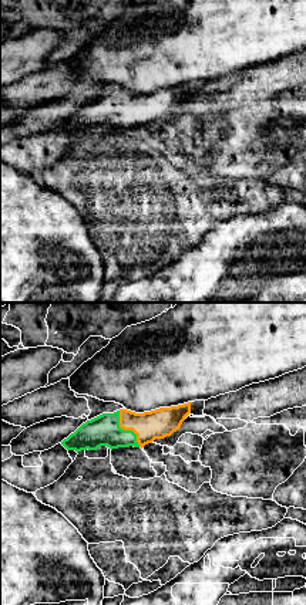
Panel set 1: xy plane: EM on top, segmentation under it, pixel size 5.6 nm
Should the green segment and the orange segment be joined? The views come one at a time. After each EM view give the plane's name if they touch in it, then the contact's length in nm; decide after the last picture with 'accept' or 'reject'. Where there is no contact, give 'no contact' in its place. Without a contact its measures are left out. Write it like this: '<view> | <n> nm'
xy | 240 nm

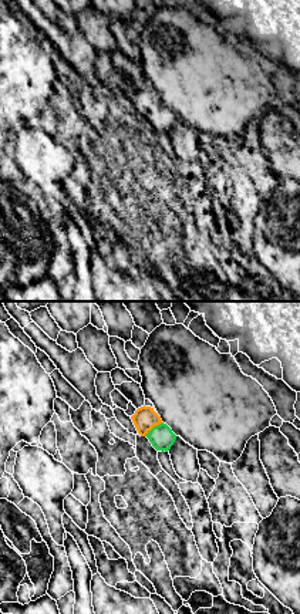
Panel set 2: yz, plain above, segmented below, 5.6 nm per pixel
yz | 130 nm

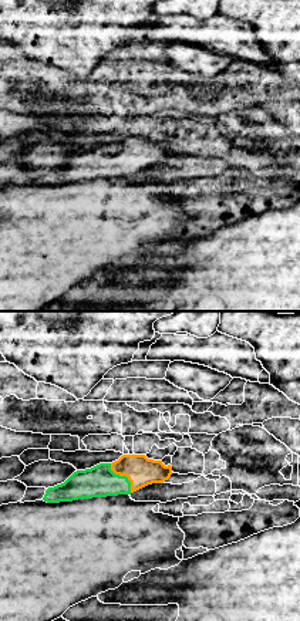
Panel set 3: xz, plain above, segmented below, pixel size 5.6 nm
xz | 200 nm

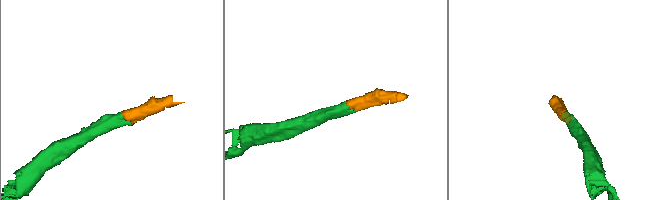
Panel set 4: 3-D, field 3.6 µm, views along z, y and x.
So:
accept

